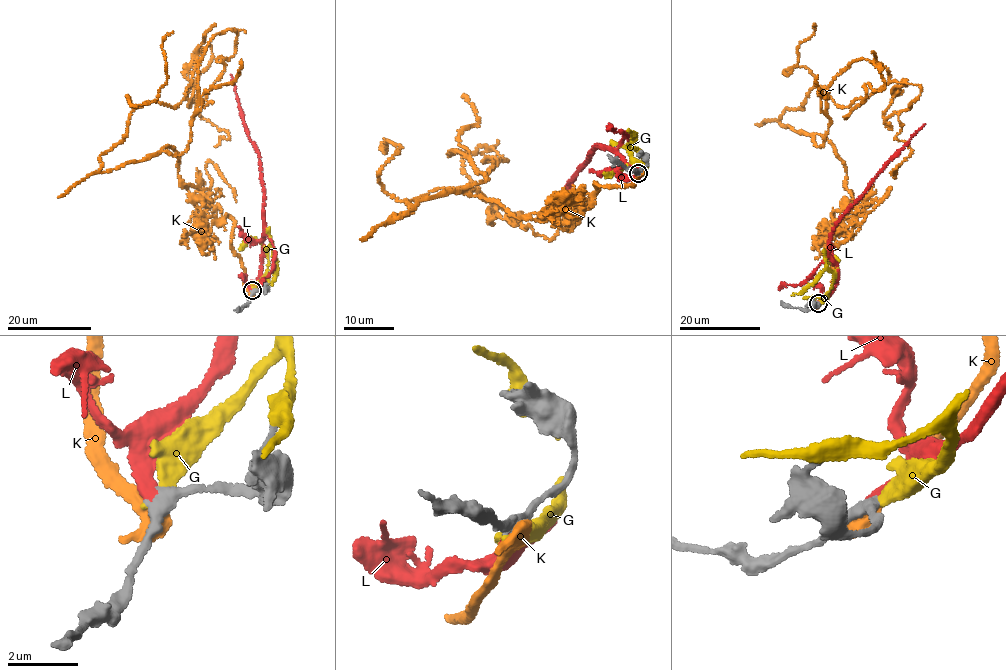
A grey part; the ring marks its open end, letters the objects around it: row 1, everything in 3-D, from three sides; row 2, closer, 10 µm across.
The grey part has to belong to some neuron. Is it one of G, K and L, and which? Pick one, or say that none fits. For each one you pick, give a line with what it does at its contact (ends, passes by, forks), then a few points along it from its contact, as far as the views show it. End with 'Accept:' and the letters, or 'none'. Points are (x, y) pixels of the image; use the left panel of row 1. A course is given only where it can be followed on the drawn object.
L: It ends there. Its course: (252, 291), (260, 265), (264, 195), (258, 154), (242, 120), (230, 74)
Accept: L

